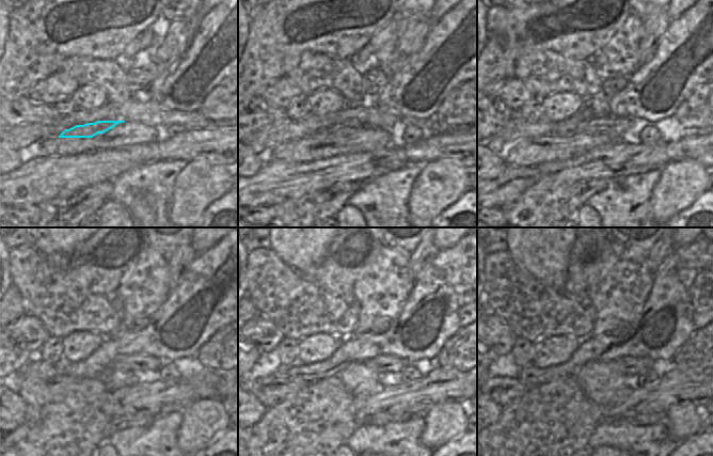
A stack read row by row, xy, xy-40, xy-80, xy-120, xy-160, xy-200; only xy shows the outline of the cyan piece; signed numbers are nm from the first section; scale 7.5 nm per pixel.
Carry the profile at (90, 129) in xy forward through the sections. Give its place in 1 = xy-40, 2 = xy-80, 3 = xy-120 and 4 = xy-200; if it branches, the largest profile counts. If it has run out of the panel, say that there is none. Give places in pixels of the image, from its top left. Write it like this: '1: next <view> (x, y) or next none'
1: next xy-40 (353, 124)
2: next xy-80 (615, 126)
3: next xy-120 (142, 366)
4: next xy-200 (629, 365)

